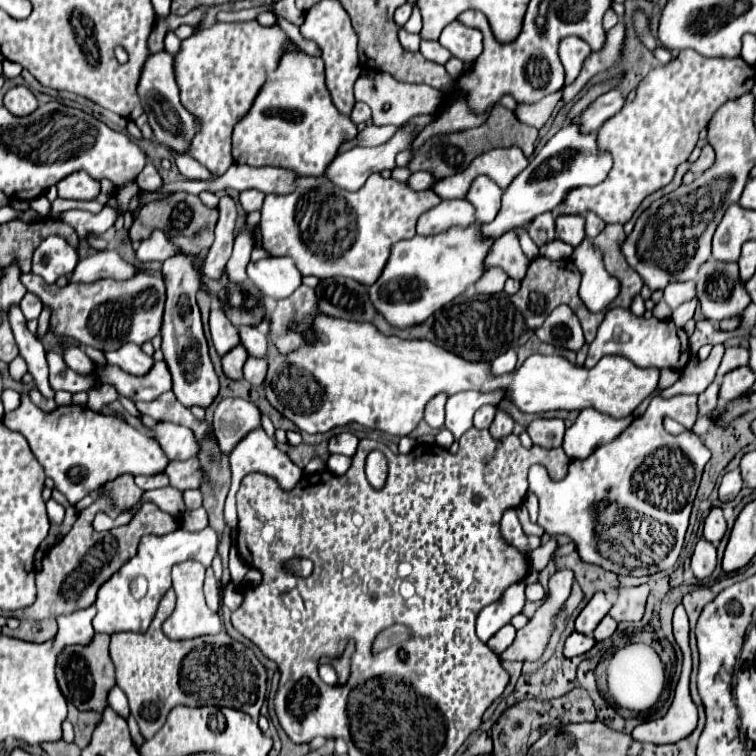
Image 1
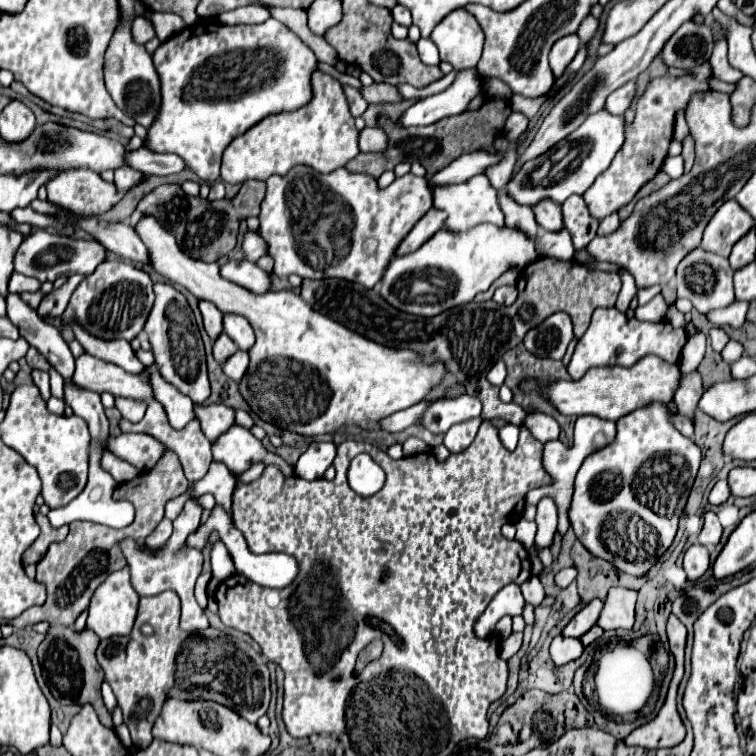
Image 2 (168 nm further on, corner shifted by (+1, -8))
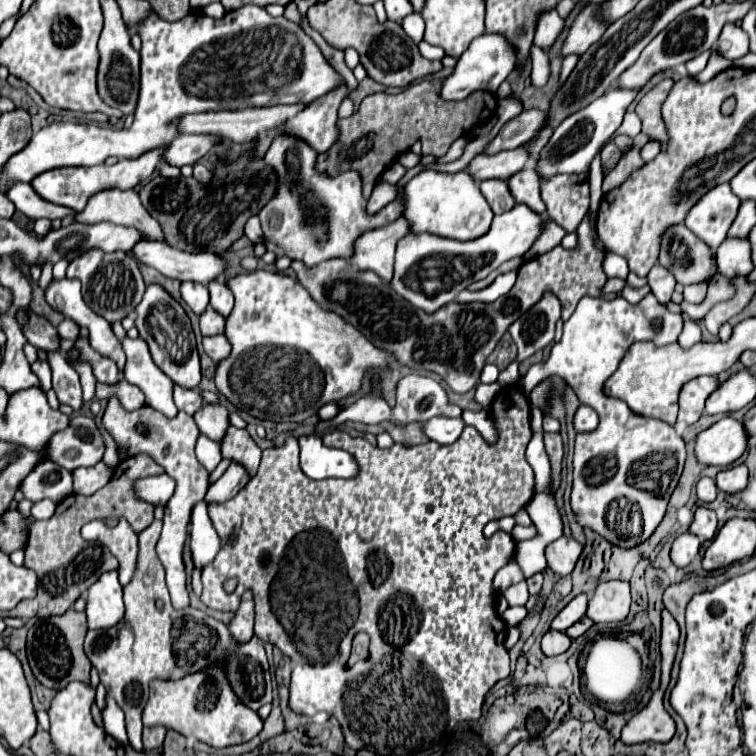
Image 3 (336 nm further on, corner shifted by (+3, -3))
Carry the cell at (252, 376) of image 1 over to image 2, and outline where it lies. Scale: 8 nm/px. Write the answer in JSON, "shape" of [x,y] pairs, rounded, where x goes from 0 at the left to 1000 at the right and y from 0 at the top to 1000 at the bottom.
{"shape":[[[315,463],[315,468],[310,468],[307,474],[302,474],[302,479],[296,479],[294,489],[302,500],[307,500],[310,505],[317,505],[323,500],[323,495],[328,492],[328,484],[331,484],[331,471],[328,466],[320,466]]]}

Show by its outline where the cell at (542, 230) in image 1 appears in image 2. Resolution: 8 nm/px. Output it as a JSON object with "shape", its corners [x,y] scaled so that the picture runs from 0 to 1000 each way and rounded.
{"shape":[[[669,257],[661,259],[661,272],[664,280],[669,286],[669,299],[677,304],[688,304],[693,310],[698,310],[698,315],[709,315],[712,310],[712,294],[706,286],[706,278],[701,272],[688,272],[683,267],[677,267],[677,262],[672,262]]]}

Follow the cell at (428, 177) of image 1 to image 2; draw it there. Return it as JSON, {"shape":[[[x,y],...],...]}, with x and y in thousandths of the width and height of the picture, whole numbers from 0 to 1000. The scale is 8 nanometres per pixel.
{"shape":[[[614,204],[598,214],[598,220],[590,220],[587,225],[577,228],[574,233],[566,233],[566,246],[574,251],[577,246],[598,246],[608,243],[630,230],[638,230],[648,217],[656,217],[661,212],[661,204]]]}

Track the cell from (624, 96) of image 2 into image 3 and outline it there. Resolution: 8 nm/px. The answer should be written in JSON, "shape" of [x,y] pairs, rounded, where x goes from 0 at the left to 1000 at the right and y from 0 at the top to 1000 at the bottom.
{"shape":[[[981,1],[981,4],[952,4],[952,7],[942,7],[942,9],[931,9],[931,7],[921,7],[918,12],[905,15],[902,20],[894,22],[892,30],[886,30],[878,41],[873,41],[873,46],[868,46],[868,52],[849,67],[849,73],[844,75],[844,81],[828,91],[828,97],[823,97],[823,102],[817,104],[820,115],[831,115],[831,118],[847,118],[857,110],[857,104],[873,94],[889,91],[894,86],[902,86],[913,78],[918,78],[921,73],[942,65],[950,54],[950,46],[955,41],[955,36],[960,30],[976,30],[981,28],[981,22],[987,20],[987,15],[992,12],[995,1]]]}

